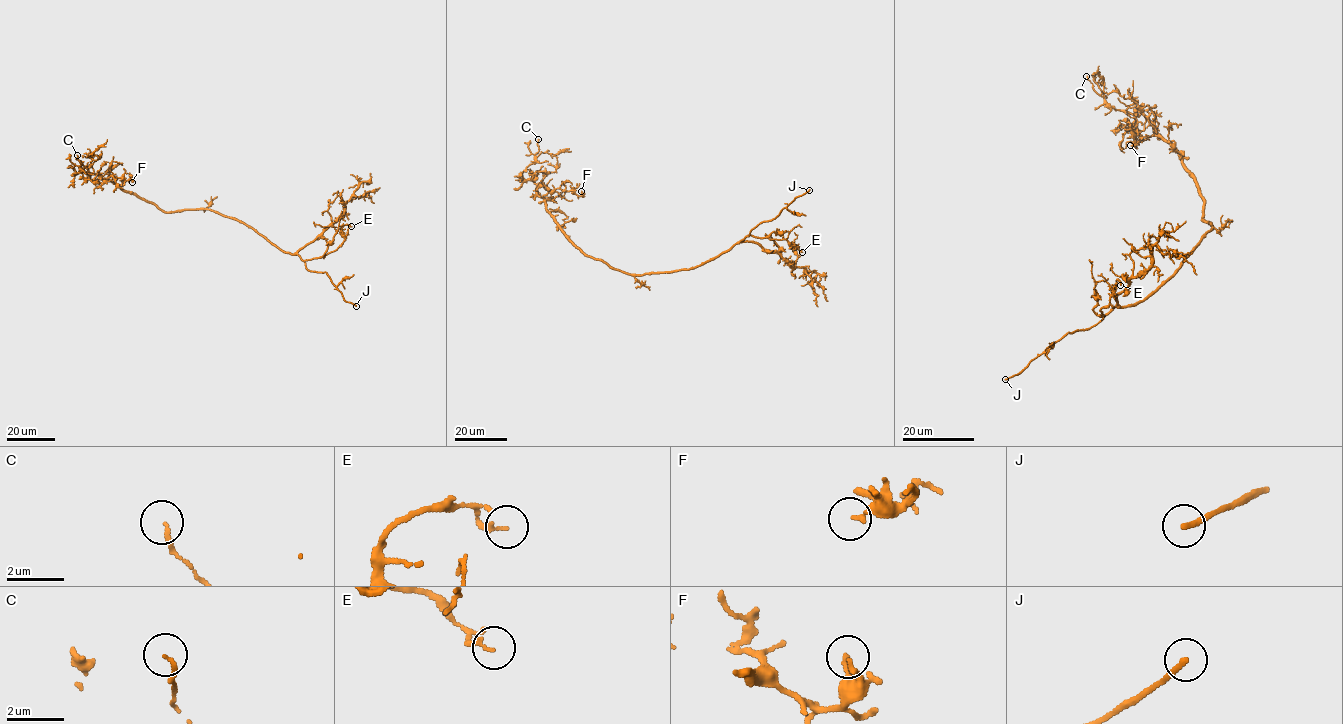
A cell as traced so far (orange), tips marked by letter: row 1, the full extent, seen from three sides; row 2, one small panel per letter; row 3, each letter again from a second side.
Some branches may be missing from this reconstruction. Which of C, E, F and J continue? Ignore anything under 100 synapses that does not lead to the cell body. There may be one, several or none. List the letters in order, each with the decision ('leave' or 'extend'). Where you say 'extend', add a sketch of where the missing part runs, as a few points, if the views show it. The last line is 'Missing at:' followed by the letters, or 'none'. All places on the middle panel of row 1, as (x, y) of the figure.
C: leave
E: leave
F: leave
J: extend; course (809, 190), (847, 186), (855, 190), (882, 190)
Missing at: J

